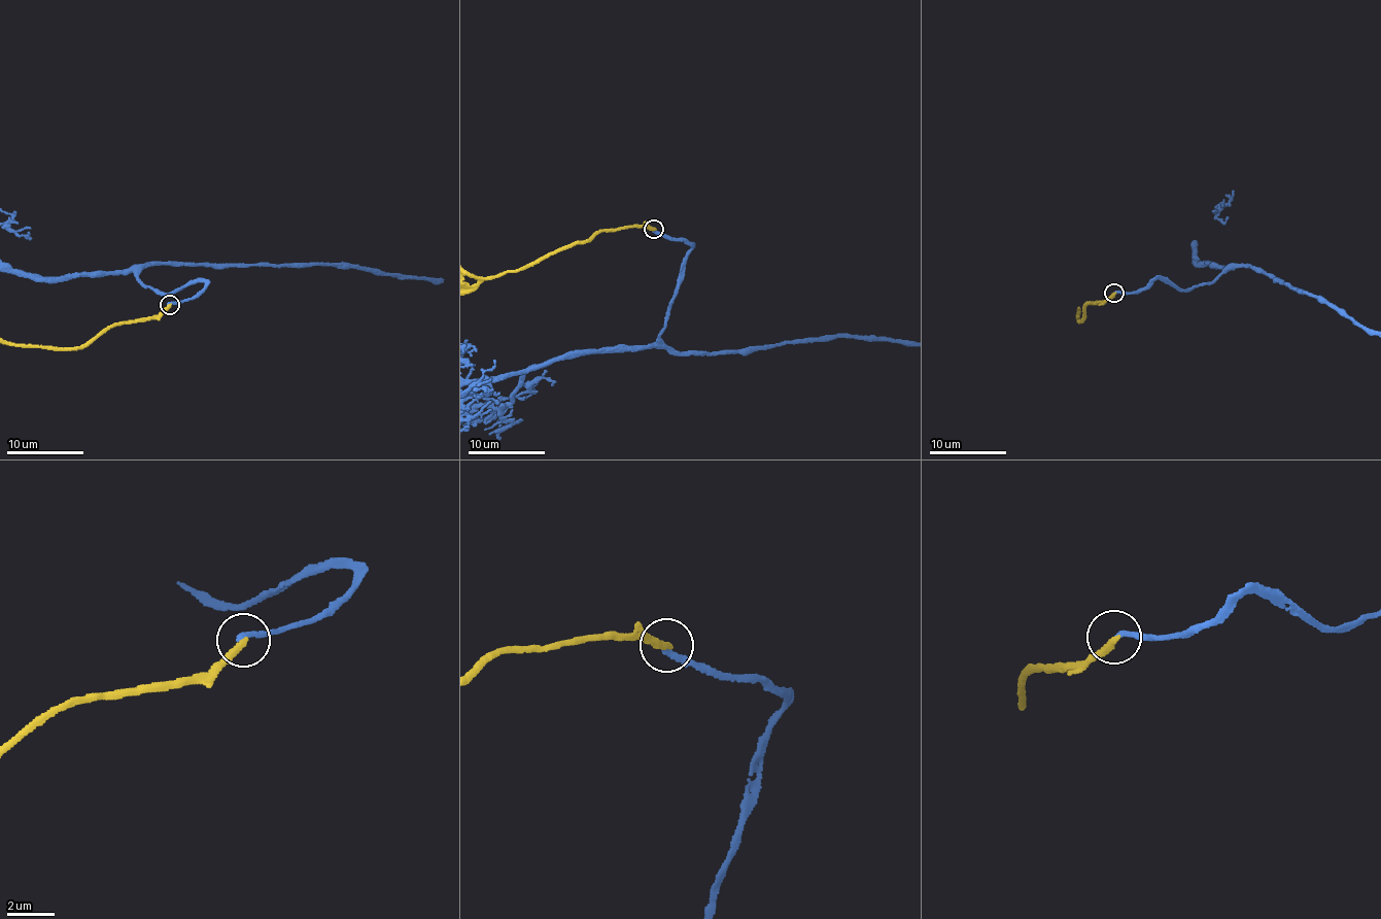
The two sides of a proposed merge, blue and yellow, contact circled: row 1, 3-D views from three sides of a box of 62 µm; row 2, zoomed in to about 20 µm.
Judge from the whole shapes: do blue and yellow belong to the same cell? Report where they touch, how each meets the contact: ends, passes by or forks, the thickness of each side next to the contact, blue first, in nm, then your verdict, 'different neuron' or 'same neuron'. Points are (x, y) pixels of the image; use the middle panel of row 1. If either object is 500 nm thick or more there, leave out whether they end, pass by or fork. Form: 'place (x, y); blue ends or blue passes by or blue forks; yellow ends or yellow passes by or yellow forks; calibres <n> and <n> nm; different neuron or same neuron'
place (654, 229); blue ends; yellow ends; calibres 240 and 300 nm; different neuron

